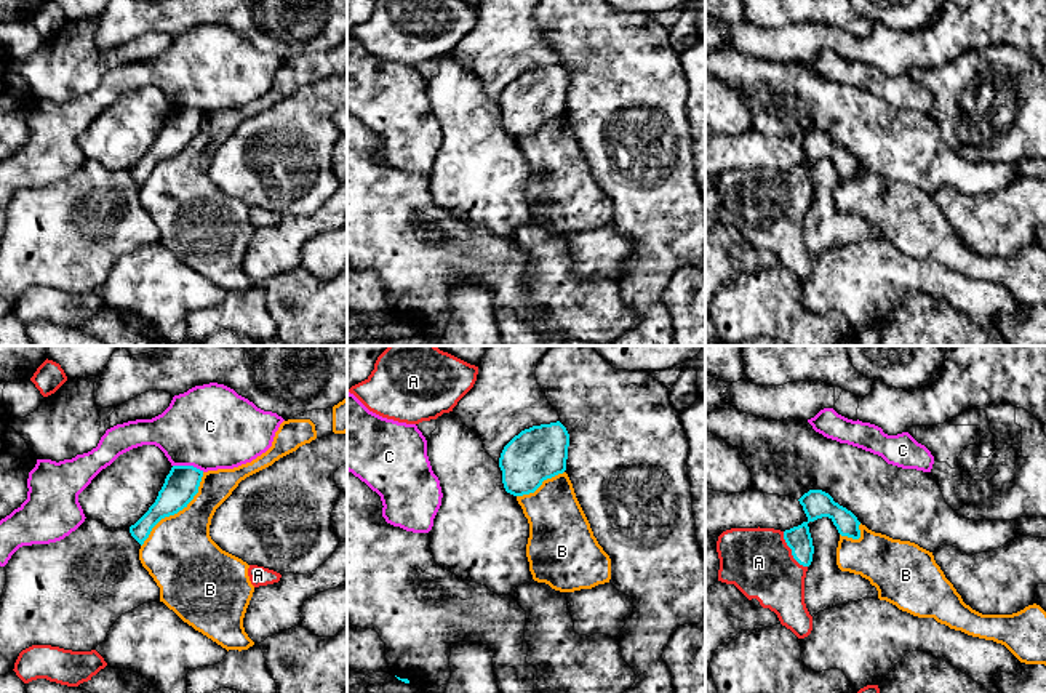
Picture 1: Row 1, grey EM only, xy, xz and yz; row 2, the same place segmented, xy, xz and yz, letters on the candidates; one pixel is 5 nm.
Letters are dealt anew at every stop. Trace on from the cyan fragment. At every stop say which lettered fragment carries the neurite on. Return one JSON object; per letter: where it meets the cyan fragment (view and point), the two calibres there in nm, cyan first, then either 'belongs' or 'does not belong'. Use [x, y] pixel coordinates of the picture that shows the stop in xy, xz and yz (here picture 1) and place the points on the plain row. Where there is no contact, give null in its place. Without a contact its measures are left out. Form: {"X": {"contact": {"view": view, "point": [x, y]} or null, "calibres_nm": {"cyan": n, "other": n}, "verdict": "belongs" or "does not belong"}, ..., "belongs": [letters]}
{"A": {"contact": {"view": "yz", "point": [792, 192]}, "calibres_nm": {"cyan": 130, "other": 340}, "verdict": "belongs"}, "B": {"contact": {"view": "xy", "point": [176, 154]}, "calibres_nm": {"cyan": 170, "other": 360}, "verdict": "does not belong"}, "C": {"contact": {"view": "xy", "point": [189, 108]}, "calibres_nm": {"cyan": 170, "other": 420}, "verdict": "does not belong"}, "belongs": ["A"]}

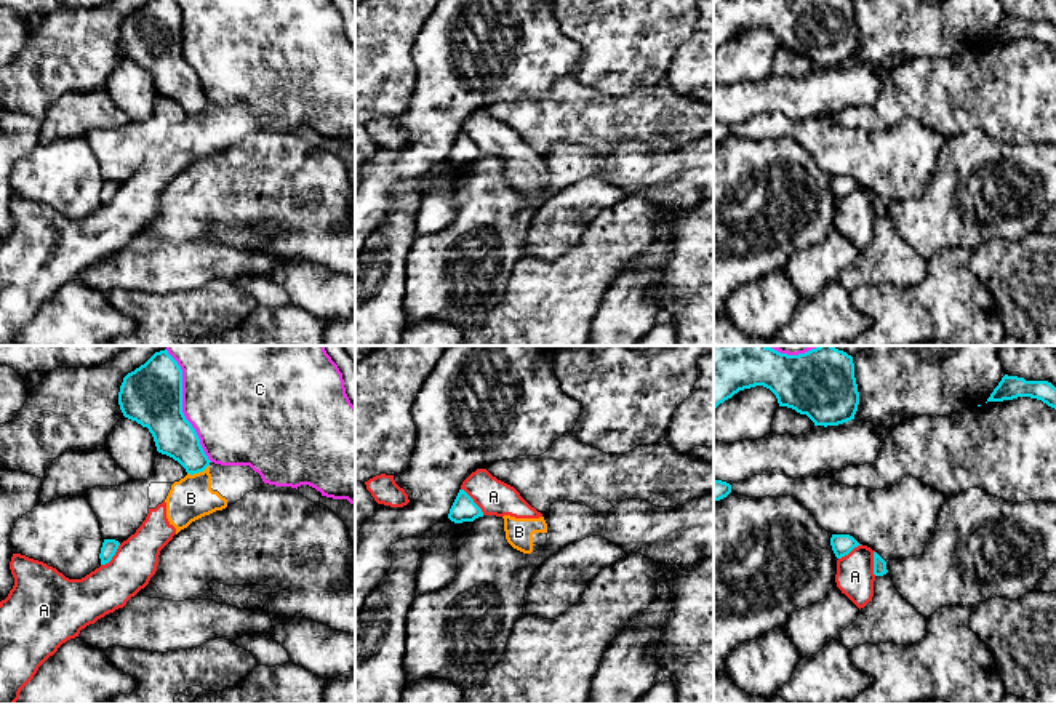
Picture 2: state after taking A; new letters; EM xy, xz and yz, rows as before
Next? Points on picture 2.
{"A": {"contact": {"view": "xz", "point": [472, 143]}, "calibres_nm": {"cyan": 120, "other": 180}, "verdict": "does not belong"}, "B": {"contact": {"view": "xy", "point": [197, 114]}, "calibres_nm": {"cyan": 200, "other": 220}, "verdict": "does not belong"}, "C": {"contact": {"view": "xy", "point": [181, 52]}, "calibres_nm": {"cyan": 300, "other": 440}, "verdict": "does not belong"}, "belongs": []}

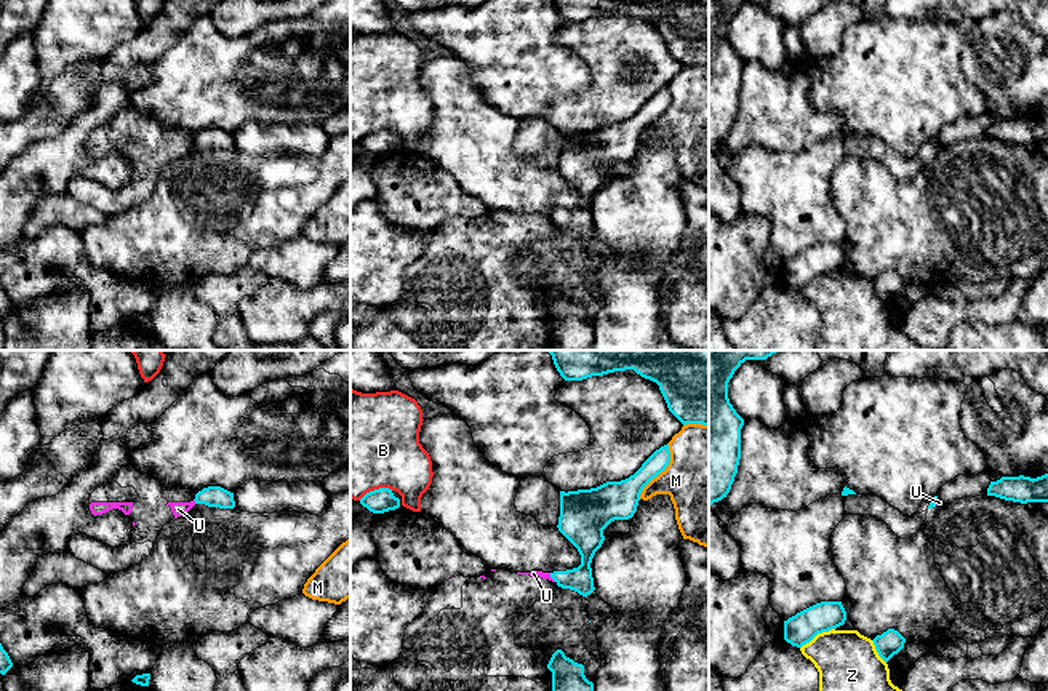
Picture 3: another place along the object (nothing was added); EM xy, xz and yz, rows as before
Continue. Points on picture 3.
{"B": {"contact": {"view": "xz", "point": [375, 131]}, "calibres_nm": {"cyan": 120, "other": 500}, "verdict": "does not belong"}, "M": {"contact": {"view": "xz", "point": [661, 112]}, "calibres_nm": {"cyan": 180, "other": 420}, "verdict": "does not belong"}, "U": {"contact": {"view": "xz", "point": [552, 219]}, "calibres_nm": {"cyan": 130, "other": 30}, "verdict": "does not belong"}, "Z": {"contact": {"view": "yz", "point": [816, 275]}, "calibres_nm": {"cyan": 160, "other": 320}, "verdict": "does not belong"}, "belongs": []}

